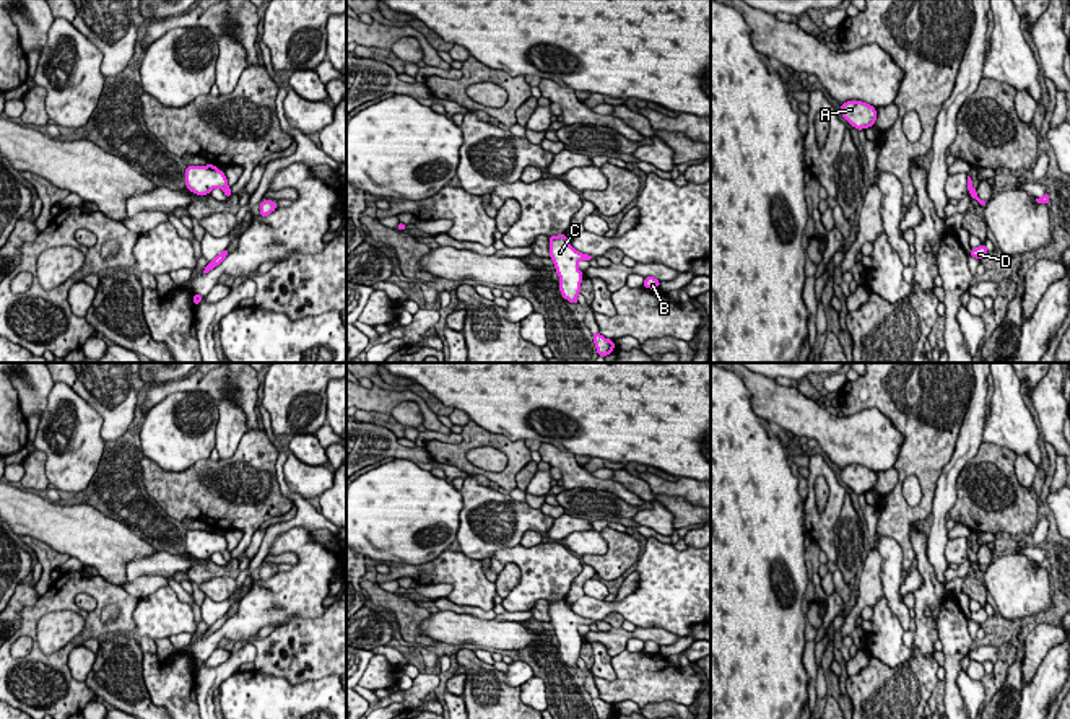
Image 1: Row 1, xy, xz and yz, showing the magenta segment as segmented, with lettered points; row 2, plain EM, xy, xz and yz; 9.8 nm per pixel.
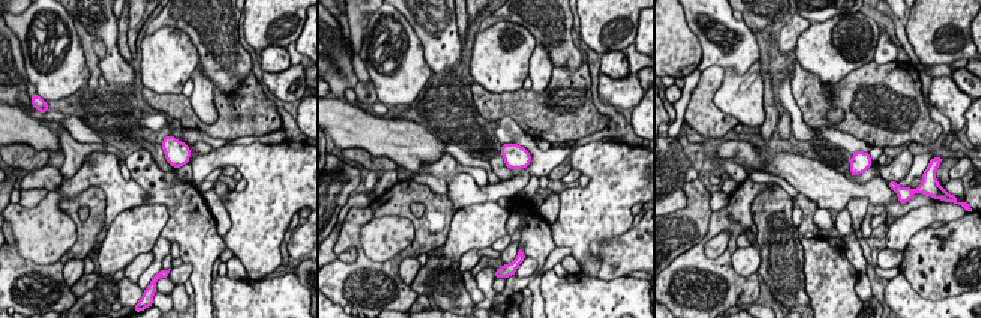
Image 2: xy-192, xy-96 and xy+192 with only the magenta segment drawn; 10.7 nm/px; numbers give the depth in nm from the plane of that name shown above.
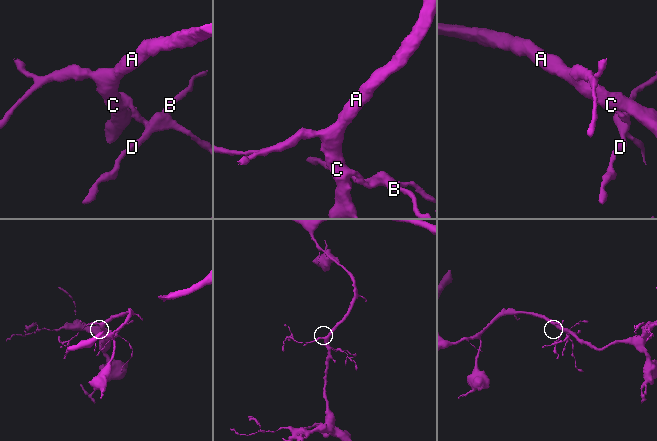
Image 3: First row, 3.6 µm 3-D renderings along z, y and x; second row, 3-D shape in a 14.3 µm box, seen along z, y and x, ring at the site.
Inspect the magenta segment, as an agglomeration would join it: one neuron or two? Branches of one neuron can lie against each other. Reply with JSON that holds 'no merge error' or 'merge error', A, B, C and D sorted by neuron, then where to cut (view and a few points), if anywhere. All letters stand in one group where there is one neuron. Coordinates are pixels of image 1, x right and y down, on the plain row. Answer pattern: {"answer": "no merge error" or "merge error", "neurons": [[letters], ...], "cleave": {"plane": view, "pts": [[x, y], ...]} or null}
{"answer": "no merge error", "neurons": [["A", "B", "C", "D"]], "cleave": null}

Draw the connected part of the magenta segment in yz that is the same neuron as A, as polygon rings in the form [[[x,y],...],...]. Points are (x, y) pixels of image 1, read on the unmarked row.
[[[862,465],[841,468],[841,478],[857,495],[873,491],[876,485],[876,473]]]

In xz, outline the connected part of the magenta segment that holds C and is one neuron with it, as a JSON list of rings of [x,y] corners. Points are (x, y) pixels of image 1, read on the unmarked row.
[[[566,599],[550,600],[550,623],[555,628],[556,638],[559,641],[559,656],[564,664],[577,669],[577,660],[581,657],[582,636],[577,628],[581,625],[590,626],[594,621],[576,615],[569,607]]]

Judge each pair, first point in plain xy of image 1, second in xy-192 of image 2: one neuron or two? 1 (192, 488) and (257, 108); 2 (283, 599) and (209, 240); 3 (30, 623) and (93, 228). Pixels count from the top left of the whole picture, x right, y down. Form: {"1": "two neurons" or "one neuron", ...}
{"1": "one neuron", "2": "two neurons", "3": "one neuron"}

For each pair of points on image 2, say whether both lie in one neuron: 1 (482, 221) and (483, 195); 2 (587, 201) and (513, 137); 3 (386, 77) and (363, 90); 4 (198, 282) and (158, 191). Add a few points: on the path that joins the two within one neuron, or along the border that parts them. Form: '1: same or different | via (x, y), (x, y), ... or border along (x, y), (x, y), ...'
1: different | border along (495, 201), (473, 203), (455, 213)
2: same | via (593, 174), (573, 155), (540, 155)
3: different | border along (371, 78), (378, 99)
4: same | via (198, 258), (197, 234), (182, 212)

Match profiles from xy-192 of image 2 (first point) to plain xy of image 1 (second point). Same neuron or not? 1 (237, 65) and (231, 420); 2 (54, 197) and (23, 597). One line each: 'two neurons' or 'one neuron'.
1: two neurons
2: two neurons

